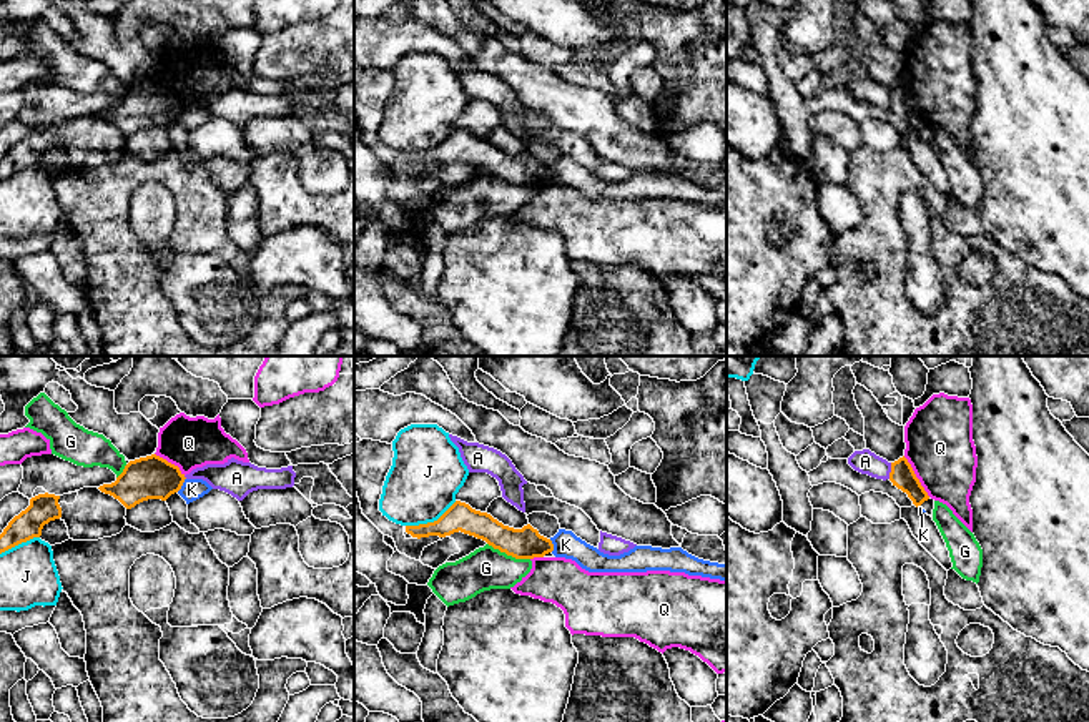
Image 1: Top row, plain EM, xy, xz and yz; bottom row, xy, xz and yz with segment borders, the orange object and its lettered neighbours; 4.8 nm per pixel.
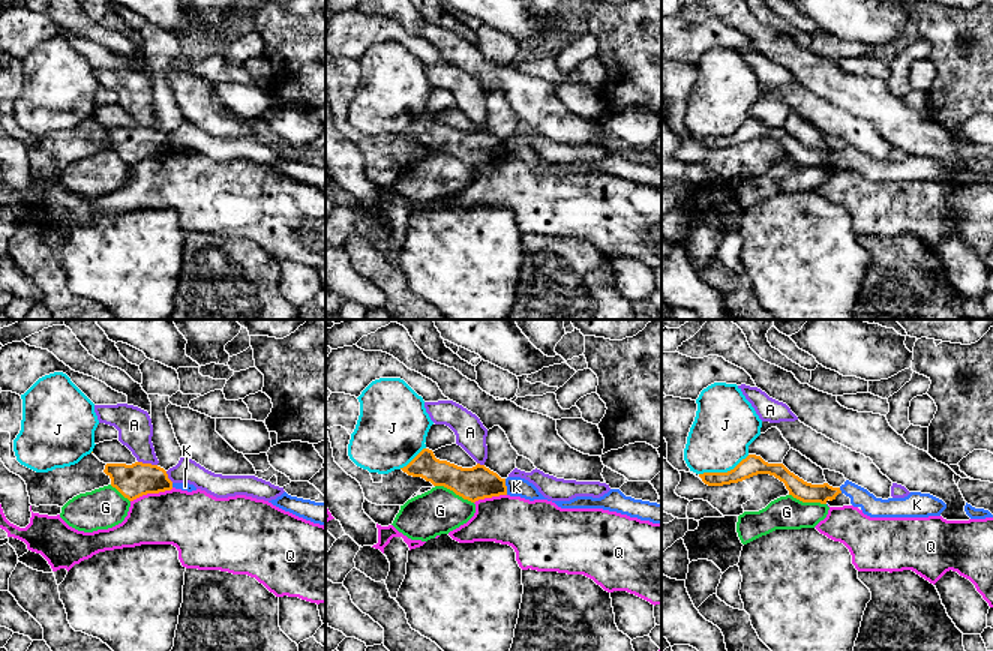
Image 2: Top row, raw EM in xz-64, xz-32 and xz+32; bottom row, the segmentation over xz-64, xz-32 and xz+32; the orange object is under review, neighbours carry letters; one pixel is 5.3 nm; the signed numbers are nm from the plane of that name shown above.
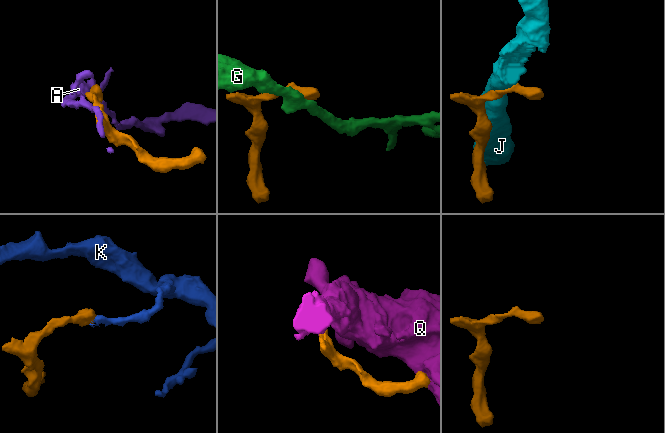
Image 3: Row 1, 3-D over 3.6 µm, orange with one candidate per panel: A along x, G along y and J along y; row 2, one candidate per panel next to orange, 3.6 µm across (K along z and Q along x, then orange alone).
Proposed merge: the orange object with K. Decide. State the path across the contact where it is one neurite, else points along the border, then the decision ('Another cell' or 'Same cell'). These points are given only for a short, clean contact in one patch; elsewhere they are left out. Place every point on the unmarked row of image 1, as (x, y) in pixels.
Boundary: xy (185, 105), (177, 118). Another cell

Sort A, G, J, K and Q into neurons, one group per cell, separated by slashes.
A / G / J / K / Q

